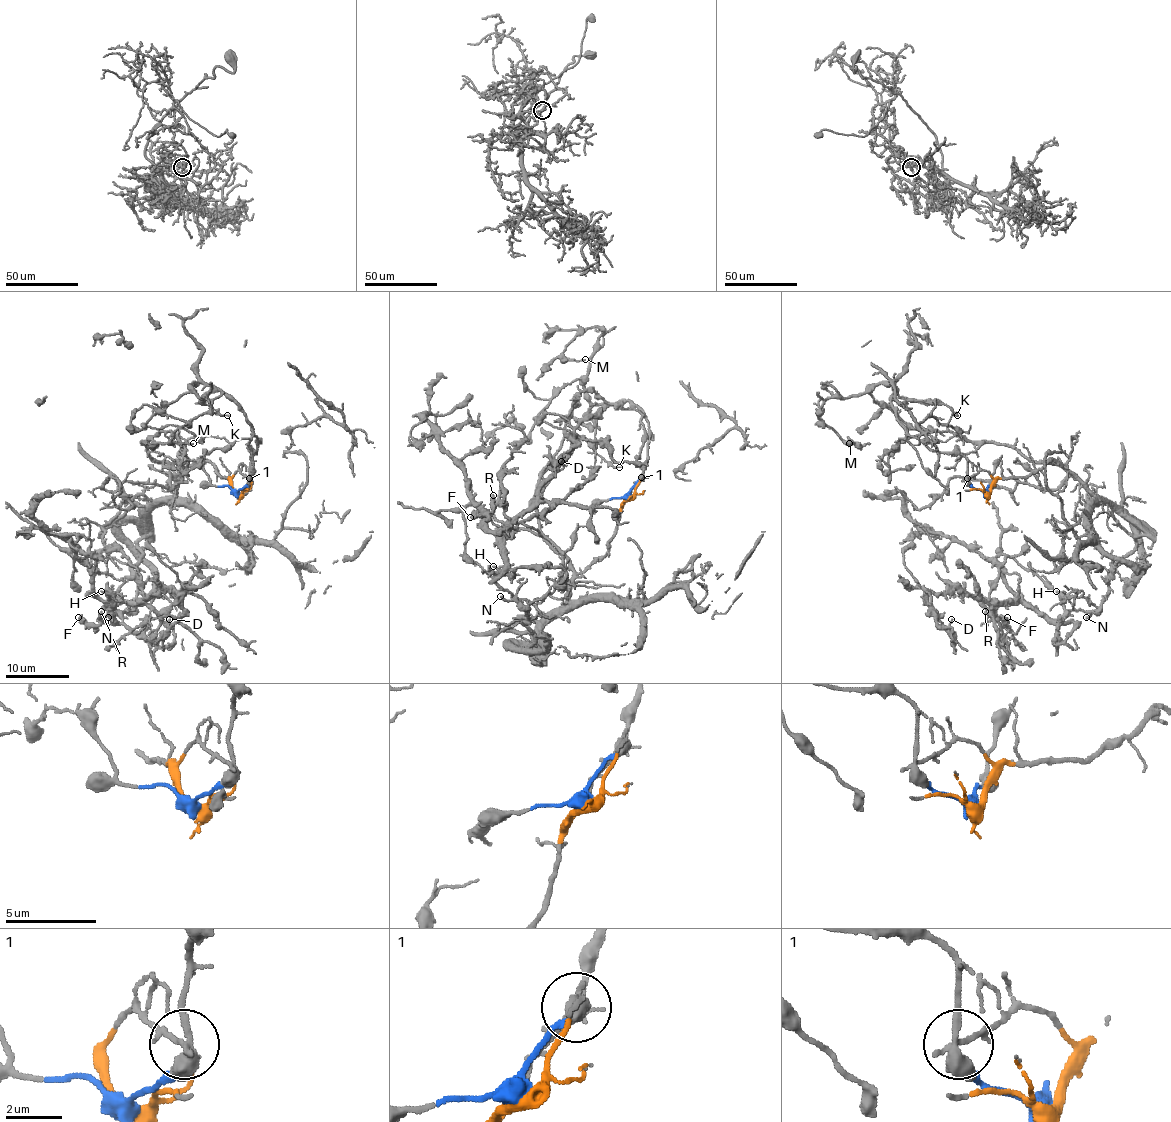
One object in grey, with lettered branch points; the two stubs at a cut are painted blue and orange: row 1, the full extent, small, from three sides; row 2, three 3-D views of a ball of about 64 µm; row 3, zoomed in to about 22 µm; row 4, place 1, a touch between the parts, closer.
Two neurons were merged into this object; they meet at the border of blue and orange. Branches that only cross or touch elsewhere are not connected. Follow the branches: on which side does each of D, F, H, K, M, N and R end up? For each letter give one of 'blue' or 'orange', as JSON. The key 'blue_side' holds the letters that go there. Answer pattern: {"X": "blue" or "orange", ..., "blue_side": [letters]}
{"D": "orange", "F": "orange", "H": "orange", "K": "blue", "M": "blue", "N": "orange", "R": "orange", "blue_side": ["K", "M"]}

